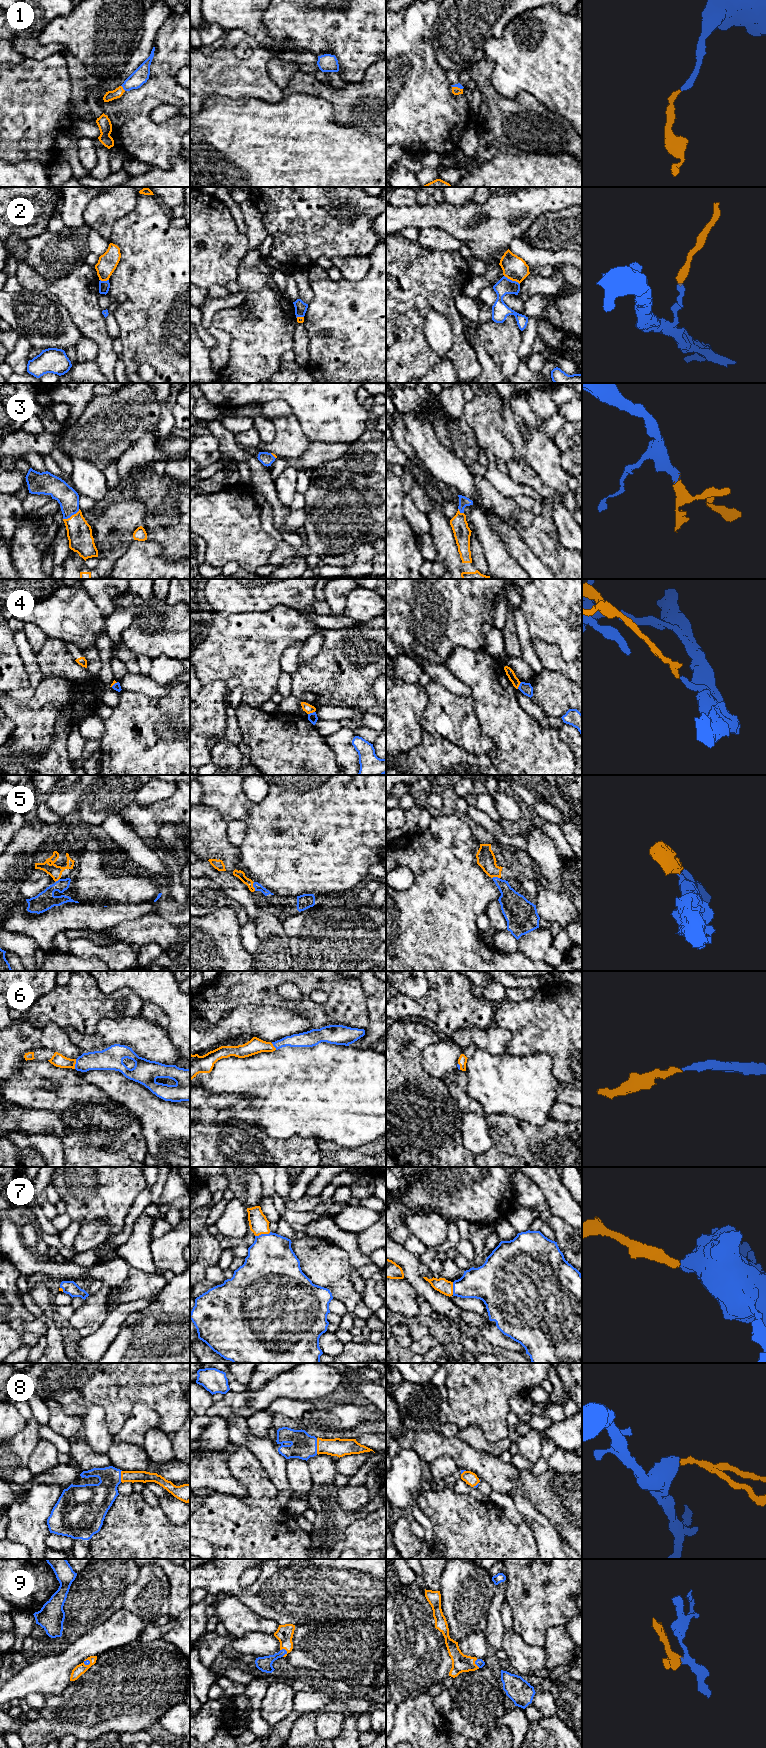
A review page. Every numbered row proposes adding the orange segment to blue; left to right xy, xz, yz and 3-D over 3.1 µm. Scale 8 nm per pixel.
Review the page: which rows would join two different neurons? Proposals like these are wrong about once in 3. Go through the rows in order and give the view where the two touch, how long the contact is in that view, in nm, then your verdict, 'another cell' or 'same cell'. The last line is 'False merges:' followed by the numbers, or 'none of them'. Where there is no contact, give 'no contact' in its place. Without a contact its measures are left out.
1: xy | 60 nm | same cell
2: yz | 150 nm | another cell
3: xy | 160 nm | same cell
4: xz | 60 nm | another cell
5: xz | 70 nm | another cell
6: xy | 80 nm | same cell
7: xz | 130 nm | same cell
8: xz | 130 nm | same cell
9: xz | 70 nm | same cell
False merges: 2, 4, 5

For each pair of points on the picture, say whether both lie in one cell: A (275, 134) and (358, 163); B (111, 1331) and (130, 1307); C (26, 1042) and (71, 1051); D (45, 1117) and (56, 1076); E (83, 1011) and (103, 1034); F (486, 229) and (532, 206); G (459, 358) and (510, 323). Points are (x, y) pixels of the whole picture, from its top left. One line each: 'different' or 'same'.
A: same
B: same
C: same
D: different
E: different
F: same
G: different

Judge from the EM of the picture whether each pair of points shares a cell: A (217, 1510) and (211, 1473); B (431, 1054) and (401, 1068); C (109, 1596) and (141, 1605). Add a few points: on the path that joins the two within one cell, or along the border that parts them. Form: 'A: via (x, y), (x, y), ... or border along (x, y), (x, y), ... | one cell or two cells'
A: border along (200, 1488), (210, 1488), (237, 1496) | two cells
B: border along (437, 1042), (421, 1058), (435, 1078) | two cells
C: border along (135, 1580), (126, 1587), (121, 1606) | two cells

